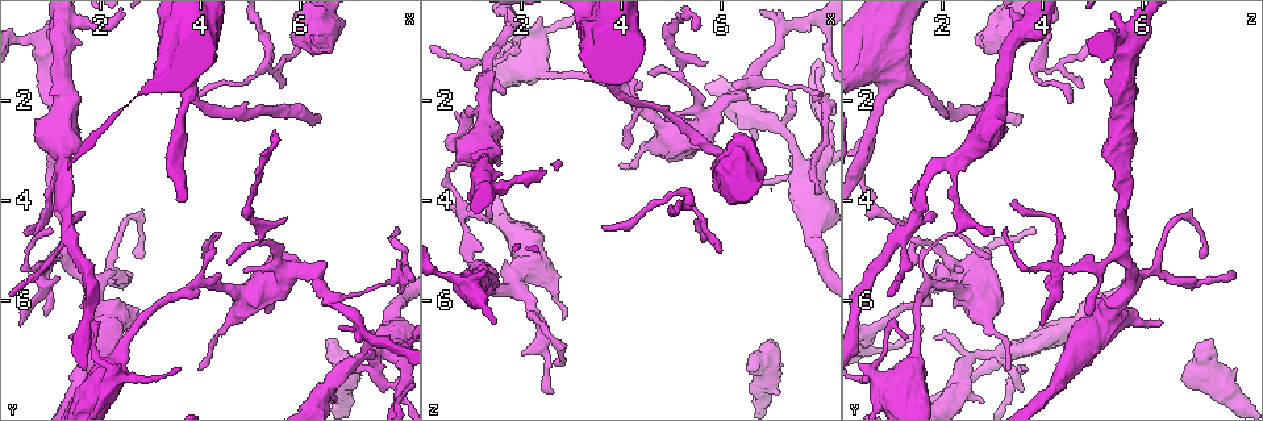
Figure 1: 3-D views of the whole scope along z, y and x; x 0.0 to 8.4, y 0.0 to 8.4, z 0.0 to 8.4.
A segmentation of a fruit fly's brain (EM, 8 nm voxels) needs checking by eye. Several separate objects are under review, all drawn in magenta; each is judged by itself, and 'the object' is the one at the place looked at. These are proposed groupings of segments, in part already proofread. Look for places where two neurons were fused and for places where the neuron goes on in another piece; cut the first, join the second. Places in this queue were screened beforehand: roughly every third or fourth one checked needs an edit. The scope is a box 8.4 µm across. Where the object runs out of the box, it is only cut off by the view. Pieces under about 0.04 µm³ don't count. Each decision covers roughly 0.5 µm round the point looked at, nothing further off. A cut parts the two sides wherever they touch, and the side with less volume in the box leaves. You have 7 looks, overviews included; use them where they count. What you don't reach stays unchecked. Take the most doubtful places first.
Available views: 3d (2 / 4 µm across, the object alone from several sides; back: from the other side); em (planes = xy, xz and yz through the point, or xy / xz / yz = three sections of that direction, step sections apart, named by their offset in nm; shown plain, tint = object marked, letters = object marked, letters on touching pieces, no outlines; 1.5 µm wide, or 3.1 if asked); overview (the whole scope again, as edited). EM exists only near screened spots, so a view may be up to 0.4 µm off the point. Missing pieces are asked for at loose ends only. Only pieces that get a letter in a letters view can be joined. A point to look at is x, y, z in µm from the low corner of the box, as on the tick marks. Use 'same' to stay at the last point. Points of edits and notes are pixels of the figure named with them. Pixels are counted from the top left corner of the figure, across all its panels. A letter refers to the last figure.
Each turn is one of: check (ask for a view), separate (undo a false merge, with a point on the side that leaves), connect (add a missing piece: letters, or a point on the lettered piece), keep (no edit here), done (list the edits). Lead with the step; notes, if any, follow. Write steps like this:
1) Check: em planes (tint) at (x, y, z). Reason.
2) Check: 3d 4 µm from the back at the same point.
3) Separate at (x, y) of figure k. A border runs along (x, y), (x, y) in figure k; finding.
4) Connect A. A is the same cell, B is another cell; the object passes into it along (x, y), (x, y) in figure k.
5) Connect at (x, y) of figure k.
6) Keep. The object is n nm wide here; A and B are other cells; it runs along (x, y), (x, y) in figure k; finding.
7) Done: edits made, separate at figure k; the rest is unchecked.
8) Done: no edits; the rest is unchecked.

Check: 3d 2 µm at (6.55, 6.80, 7.40). Thick end.

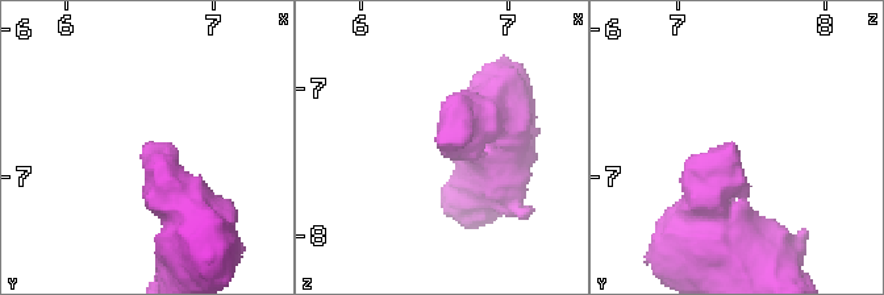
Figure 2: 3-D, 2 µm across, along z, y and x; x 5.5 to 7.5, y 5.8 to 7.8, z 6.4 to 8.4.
Check: em planes (letters) at (6.50, 6.78, 7.38).

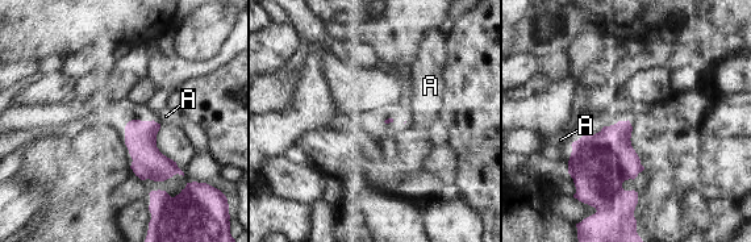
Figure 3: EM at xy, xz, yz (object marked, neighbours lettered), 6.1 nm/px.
Keep. A is another cell; no lettered piece goes on from it.

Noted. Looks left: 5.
Check: em planes (tint) at (6.35, 2.30, 3.55). An open end.

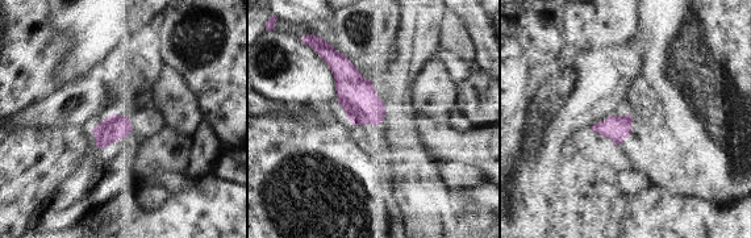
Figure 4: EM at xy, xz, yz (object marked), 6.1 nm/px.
Check: em planes (letters) at the same point. What lies round it.

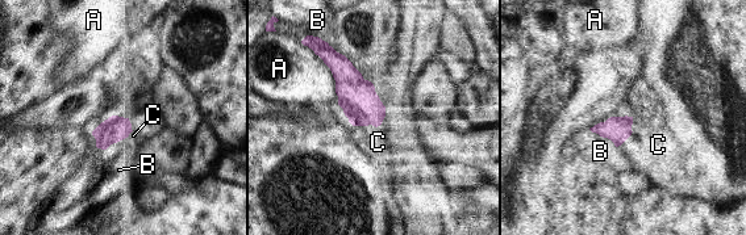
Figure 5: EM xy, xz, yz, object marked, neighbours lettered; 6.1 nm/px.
Connect C. C is the same cell, A and B are other cells; the object passes into it along (115, 129), (115, 142), (133, 147) in figure 5; the neuron continues.

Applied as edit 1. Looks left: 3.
Check: overview. See it whole again.

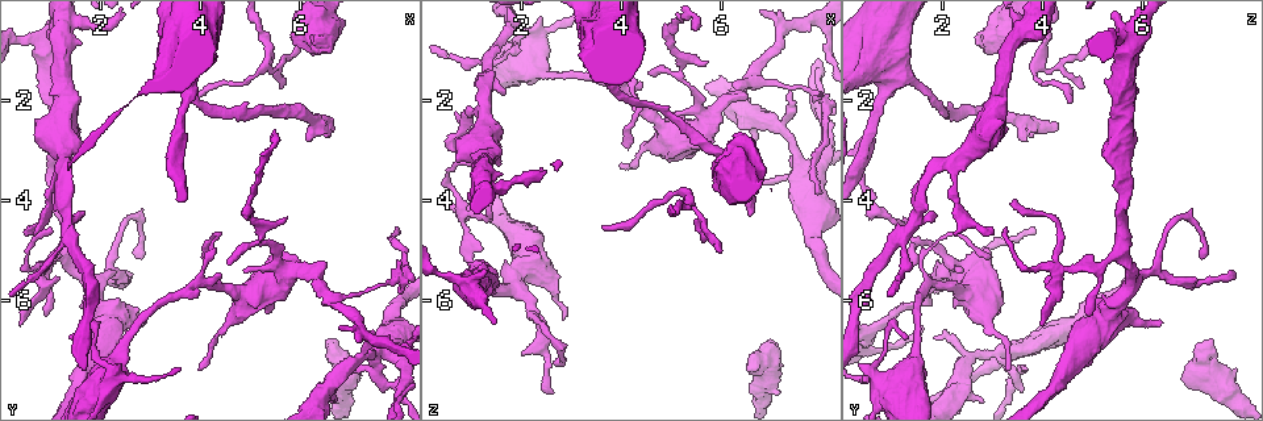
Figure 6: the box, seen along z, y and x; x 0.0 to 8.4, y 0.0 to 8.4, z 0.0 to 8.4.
Check: em planes (letters) at (1.35, 6.75, 1.35). Free end.

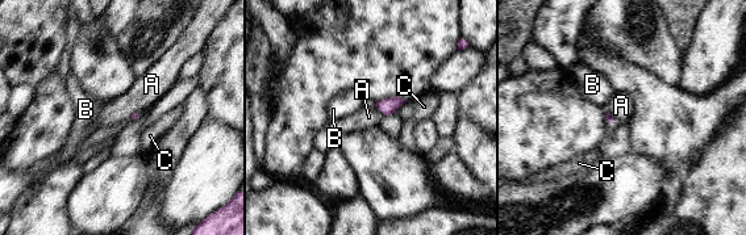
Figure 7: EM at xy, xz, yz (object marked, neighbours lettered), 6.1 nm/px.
Keep. A, B and C are other cells; a border runs along (374, 104), (383, 114) in figure 7; no lettered piece goes on from it.

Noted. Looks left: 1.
Done: edits made, connect at figure 5; the rest is unchecked.

